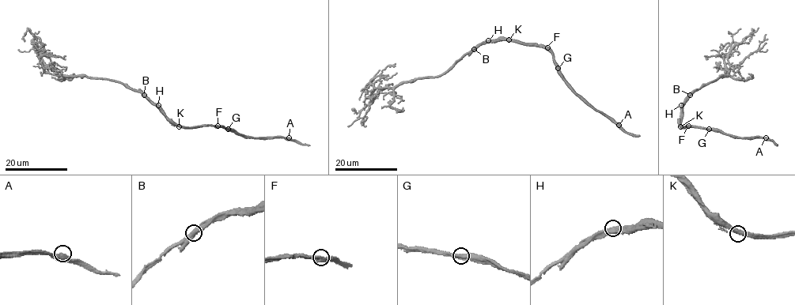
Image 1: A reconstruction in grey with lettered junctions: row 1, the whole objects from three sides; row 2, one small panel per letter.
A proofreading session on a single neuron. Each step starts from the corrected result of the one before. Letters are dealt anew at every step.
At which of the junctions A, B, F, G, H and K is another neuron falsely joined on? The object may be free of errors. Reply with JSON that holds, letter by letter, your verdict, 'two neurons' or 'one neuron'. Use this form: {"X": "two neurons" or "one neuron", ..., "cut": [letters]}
{"A": "one neuron", "B": "one neuron", "F": "one neuron", "G": "one neuron", "H": "one neuron", "K": "one neuron", "cut": []}

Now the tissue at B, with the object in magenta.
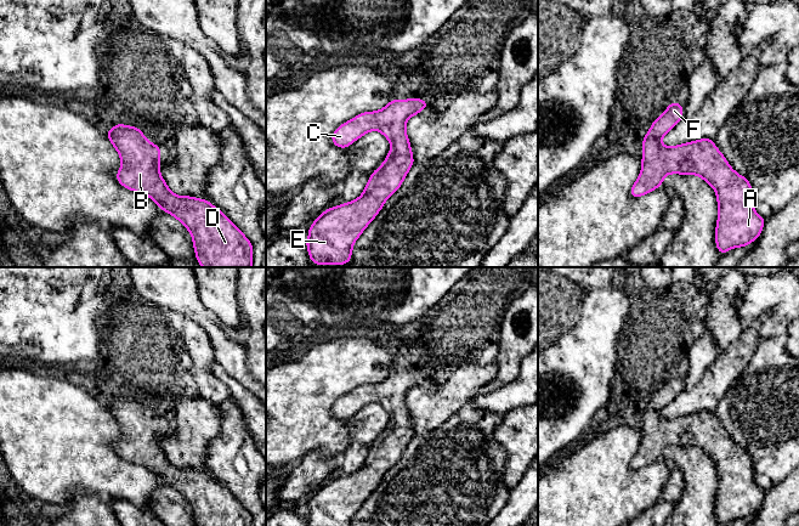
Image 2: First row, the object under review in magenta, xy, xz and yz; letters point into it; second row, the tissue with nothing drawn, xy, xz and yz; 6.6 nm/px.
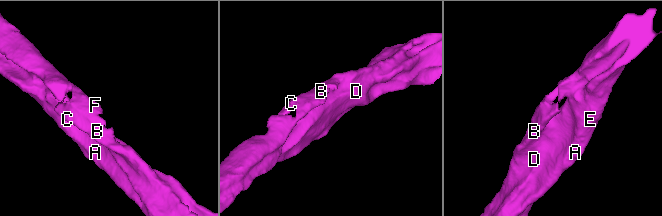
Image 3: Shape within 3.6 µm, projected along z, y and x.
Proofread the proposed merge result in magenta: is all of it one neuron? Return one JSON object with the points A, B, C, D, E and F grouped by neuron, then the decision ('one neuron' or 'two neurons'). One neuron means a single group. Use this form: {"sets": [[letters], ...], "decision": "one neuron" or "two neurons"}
{"sets": [["A", "B", "C", "D", "E", "F"]], "decision": "one neuron"}

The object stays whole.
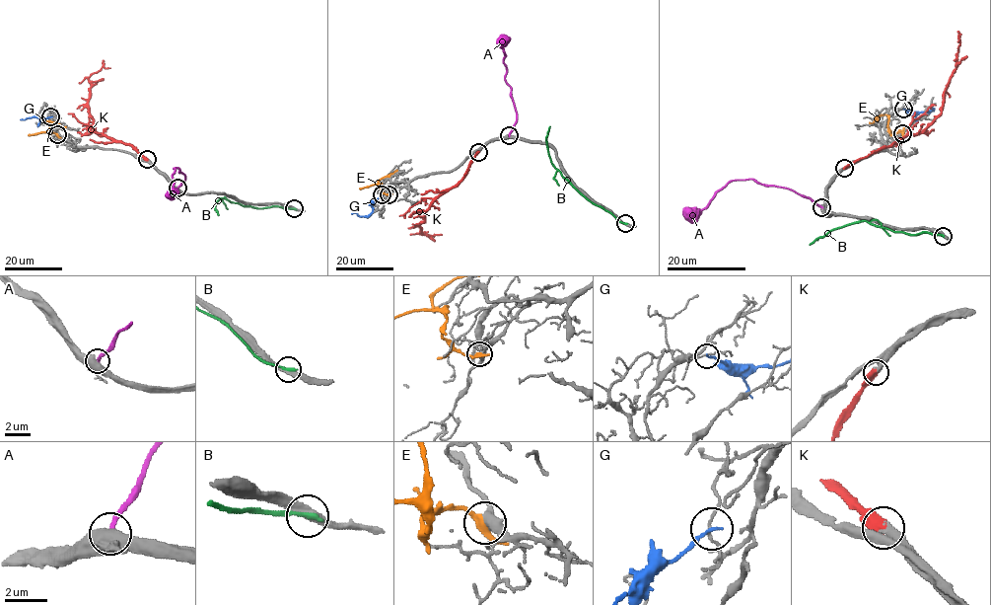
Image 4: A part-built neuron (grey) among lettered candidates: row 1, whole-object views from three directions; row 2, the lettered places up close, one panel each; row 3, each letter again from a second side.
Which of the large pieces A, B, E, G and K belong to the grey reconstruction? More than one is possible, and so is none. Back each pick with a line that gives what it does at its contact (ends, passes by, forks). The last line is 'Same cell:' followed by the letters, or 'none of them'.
K: it ends
Same cell: K

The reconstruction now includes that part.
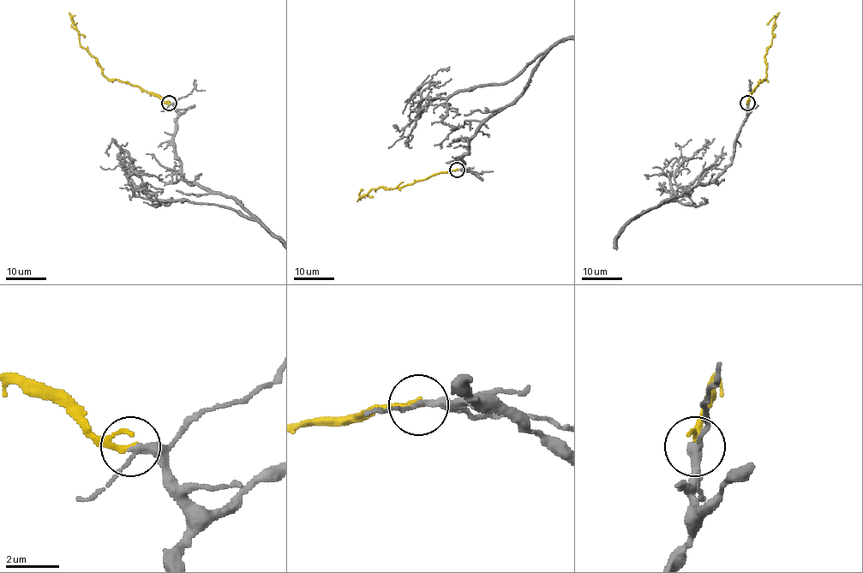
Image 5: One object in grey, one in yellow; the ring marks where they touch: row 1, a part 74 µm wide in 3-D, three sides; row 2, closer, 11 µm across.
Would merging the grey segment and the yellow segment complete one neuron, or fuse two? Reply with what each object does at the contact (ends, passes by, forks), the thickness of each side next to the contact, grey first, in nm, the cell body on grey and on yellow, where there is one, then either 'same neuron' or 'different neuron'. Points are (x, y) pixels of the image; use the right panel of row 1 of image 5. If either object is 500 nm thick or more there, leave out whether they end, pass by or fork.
grey passes by; yellow passes by; calibres 190 and 150 nm; soma grey none; soma yellow none; same neuron

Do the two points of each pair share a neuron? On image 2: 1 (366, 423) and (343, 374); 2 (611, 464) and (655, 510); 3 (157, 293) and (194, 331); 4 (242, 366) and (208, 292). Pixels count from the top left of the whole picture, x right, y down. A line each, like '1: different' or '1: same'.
1: different
2: different
3: different
4: different

